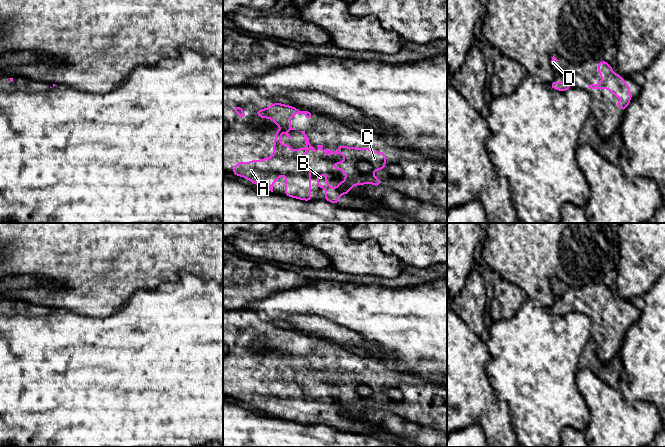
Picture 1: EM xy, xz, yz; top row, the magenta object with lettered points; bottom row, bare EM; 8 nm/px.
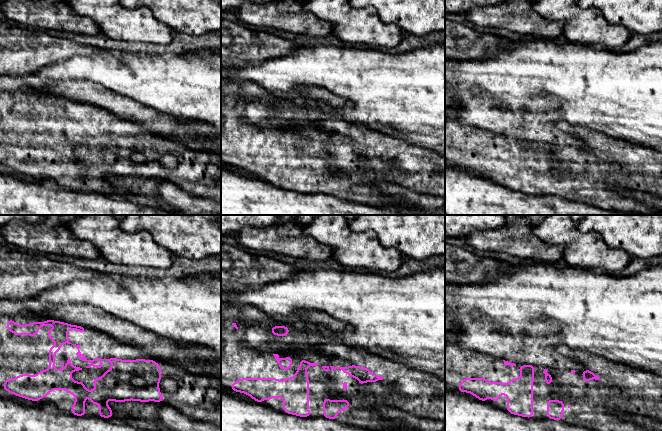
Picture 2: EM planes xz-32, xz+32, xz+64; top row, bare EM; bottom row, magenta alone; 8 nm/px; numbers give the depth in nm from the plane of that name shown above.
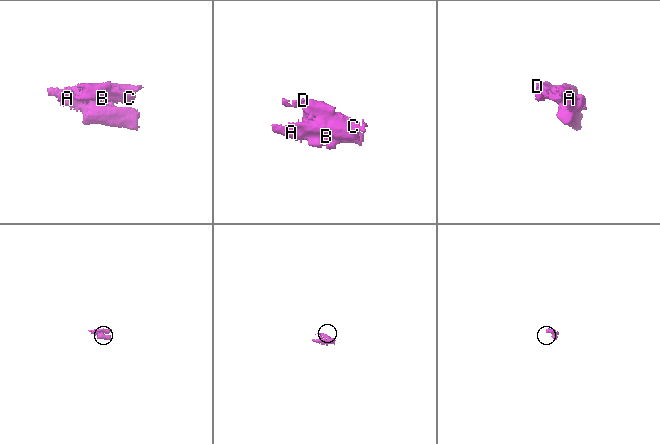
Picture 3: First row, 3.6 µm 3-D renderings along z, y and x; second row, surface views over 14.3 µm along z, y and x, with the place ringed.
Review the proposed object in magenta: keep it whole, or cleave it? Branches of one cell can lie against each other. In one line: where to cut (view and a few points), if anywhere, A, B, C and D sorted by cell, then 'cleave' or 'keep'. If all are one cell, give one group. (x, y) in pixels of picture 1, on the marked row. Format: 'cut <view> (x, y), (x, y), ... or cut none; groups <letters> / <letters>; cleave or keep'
cut none; groups A B C D; keep

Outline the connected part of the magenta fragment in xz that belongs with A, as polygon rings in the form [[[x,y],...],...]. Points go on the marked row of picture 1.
[[[273,103],[271,106],[255,110],[256,114],[265,119],[271,119],[281,130],[275,131],[275,141],[273,144],[273,154],[271,158],[262,158],[260,162],[253,159],[251,162],[238,162],[232,174],[241,176],[260,188],[269,183],[269,191],[273,192],[273,183],[284,174],[285,175],[285,196],[300,200],[312,201],[311,196],[311,167],[304,162],[304,155],[311,149],[317,151],[311,145],[305,131],[300,131],[304,135],[305,149],[298,147],[291,150],[289,142],[281,145],[281,135],[283,132],[290,139],[288,130],[296,130],[290,126],[292,116],[304,114],[306,118],[311,117],[308,111],[300,111],[297,108],[281,103]]]

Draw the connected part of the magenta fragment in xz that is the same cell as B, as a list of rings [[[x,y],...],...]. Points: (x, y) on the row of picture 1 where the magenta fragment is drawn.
[[[317,145],[317,150],[322,150],[326,155],[343,154],[345,160],[343,162],[334,162],[334,170],[343,170],[345,172],[345,180],[337,183],[337,188],[334,189],[326,179],[328,174],[317,175],[317,189],[325,187],[325,201],[333,204],[339,203],[339,197],[342,194],[349,194],[350,189],[354,185],[365,185],[371,183],[373,186],[381,186],[381,179],[375,178],[373,172],[375,170],[384,170],[386,165],[385,152],[378,152],[369,149],[368,147],[360,149],[356,147],[347,147],[337,145],[339,148],[333,152],[332,150],[323,150],[323,145]]]

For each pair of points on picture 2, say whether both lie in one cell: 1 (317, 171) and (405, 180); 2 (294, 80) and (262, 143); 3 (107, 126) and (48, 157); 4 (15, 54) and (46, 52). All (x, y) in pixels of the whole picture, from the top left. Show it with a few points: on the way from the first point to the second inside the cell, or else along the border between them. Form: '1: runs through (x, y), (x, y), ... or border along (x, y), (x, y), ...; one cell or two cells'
1: runs through (339, 171), (383, 171); one cell
2: border along (246, 122), (252, 125), (284, 130), (292, 134); two cells
3: runs through (92, 129), (79, 142), (72, 143), (63, 152); one cell
4: runs through (23, 53), (38, 52); one cell

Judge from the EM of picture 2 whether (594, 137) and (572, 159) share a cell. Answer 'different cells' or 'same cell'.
same cell

